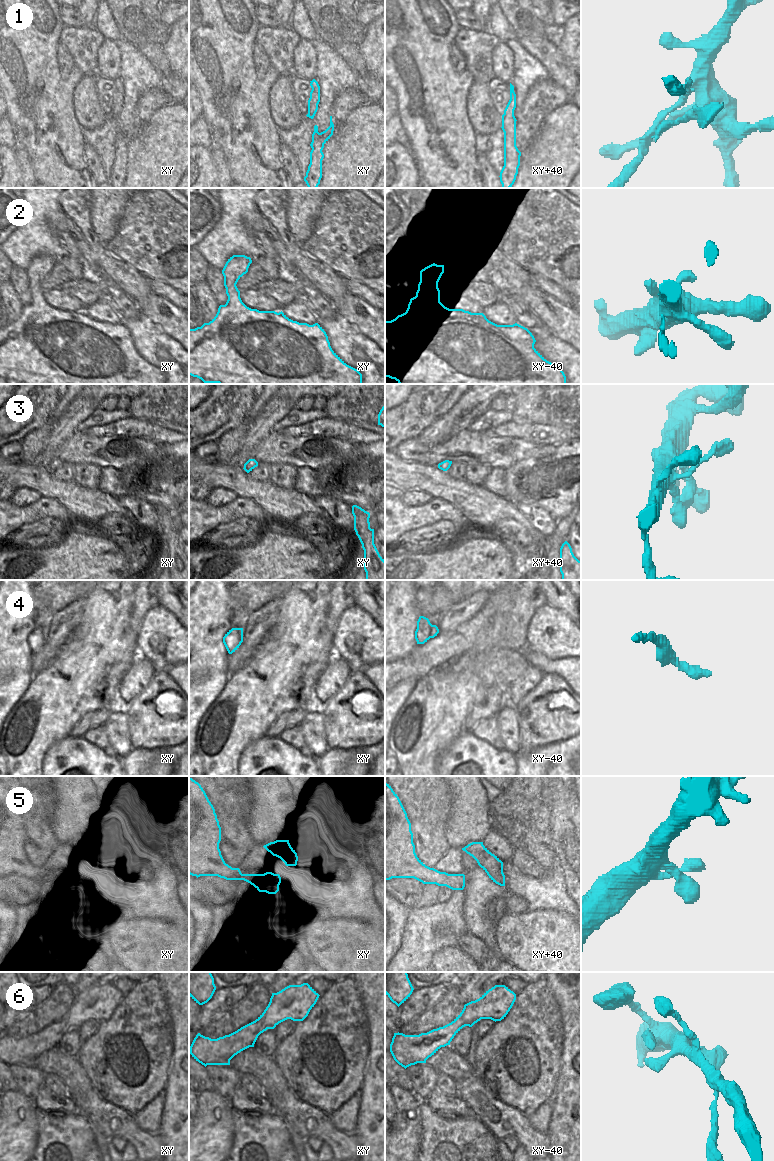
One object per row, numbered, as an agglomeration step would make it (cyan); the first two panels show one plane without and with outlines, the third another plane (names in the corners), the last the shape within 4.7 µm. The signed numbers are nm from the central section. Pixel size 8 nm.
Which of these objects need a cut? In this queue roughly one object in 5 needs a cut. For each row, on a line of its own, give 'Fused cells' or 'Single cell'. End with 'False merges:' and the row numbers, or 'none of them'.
1: Fused cells
2: Single cell
3: Single cell
4: Single cell
5: Single cell
6: Single cell
False merges: 1.

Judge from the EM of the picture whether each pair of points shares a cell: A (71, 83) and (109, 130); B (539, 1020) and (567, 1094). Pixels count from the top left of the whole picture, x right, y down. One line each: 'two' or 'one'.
A: two
B: two

